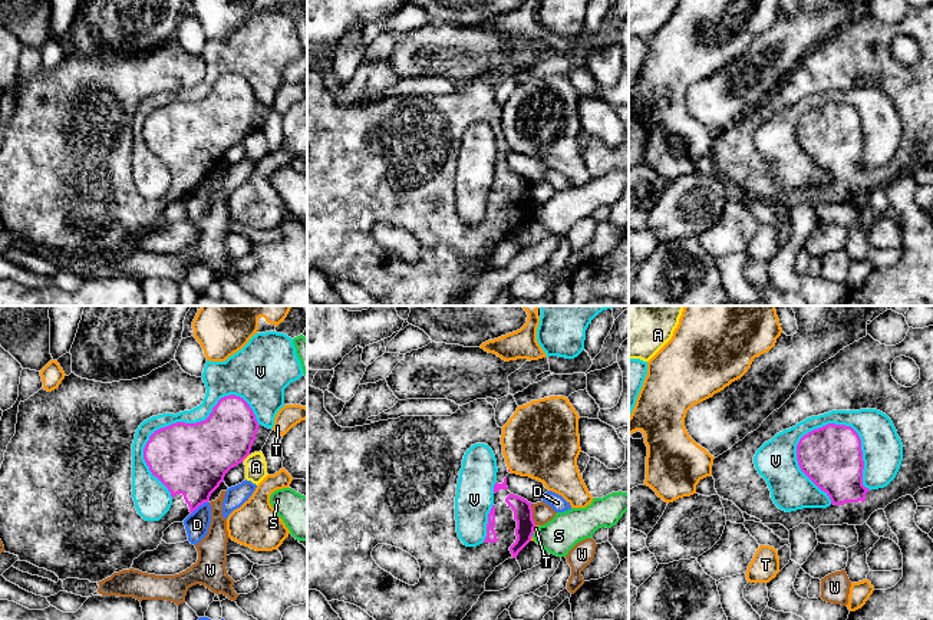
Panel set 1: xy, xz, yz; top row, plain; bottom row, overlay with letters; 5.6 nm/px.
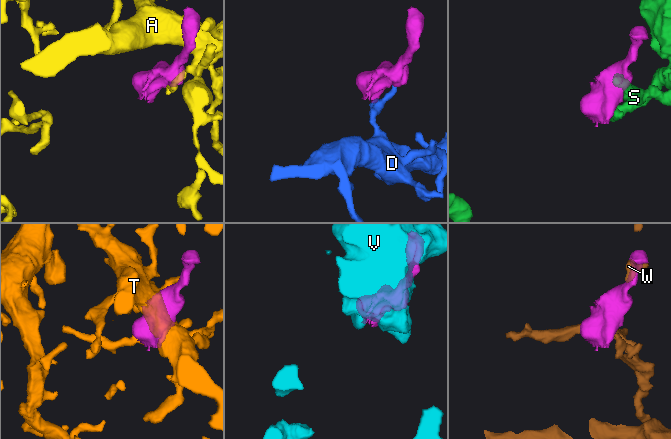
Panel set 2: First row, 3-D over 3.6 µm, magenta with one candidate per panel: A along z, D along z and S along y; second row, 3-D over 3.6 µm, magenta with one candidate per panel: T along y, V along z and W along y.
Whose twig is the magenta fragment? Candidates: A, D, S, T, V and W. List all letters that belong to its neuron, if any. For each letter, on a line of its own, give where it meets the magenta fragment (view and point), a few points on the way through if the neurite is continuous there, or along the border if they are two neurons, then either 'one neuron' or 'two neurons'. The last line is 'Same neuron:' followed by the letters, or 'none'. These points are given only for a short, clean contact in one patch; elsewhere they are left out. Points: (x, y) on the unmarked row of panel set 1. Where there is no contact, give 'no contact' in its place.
A: meets magenta in xy at (246, 135); two neurons
D: meets magenta in xy at (198, 184); border along xy (207, 180), (191, 193); two neurons
S: meets magenta in xz at (533, 211); two neurons
T: meets magenta in xz at (534, 205); two neurons
V: meets magenta in xy at (198, 101); two neurons
W: meets magenta in xz at (531, 193); two neurons
Same neuron: none

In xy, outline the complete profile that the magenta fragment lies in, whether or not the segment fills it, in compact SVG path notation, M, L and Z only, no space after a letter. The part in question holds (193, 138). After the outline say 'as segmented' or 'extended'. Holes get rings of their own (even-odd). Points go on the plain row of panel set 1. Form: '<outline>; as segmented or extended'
M174 37L169 42L152 49L149 53L132 57L119 59L112 62L102 62L95 59L88 59L70 52L65 55L57 67L47 70L43 66L30 75L27 79L20 80L16 112L11 116L7 128L4 131L4 139L0 146L0 218L4 224L4 230L14 232L20 240L27 240L39 247L55 251L59 258L79 257L89 258L90 261L99 261L113 251L132 247L133 238L138 237L145 230L154 230L162 220L164 210L174 201L184 201L184 198L192 192L200 184L210 179L211 172L224 159L225 152L241 142L251 129L258 109L258 100L250 83L240 75L230 73L218 79L212 86L212 90L205 99L197 102L177 100L169 105L155 109L144 126L144 138L149 145L149 149L156 155L171 171L172 184L169 189L159 199L145 199L135 187L135 179L132 177L132 122L135 118L136 108L139 103L162 92L179 92L184 89L191 89L200 85L205 76L207 66L202 56L191 55L185 52L178 40Z; extended

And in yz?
M933 4L910 6L906 17L896 24L886 24L870 13L840 29L834 36L808 50L791 76L774 89L761 105L748 112L731 128L713 138L712 155L715 168L723 178L732 179L742 191L755 195L762 202L781 202L788 210L800 202L820 204L863 204L877 188L884 188L893 179L914 174L919 168L933 164ZM906 34L916 40L920 57L911 66L899 63L891 55L891 42ZM877 88L886 92L903 122L903 139L896 156L884 166L868 168L863 164L863 129L858 112L845 103L828 102L804 113L797 123L797 139L801 149L830 178L827 187L802 187L791 191L779 188L766 159L758 152L754 135L756 129L777 112L795 105L811 95L831 89Z; extended

